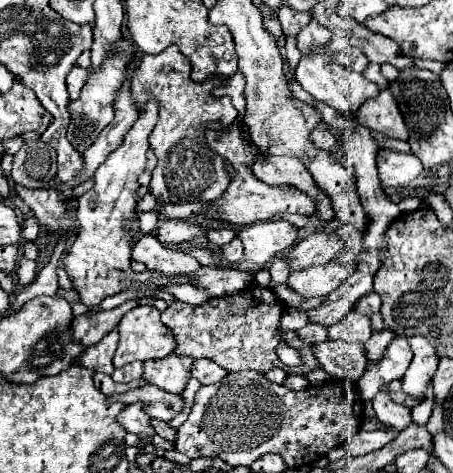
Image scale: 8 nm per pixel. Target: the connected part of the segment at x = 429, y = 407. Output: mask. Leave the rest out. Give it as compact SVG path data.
M430 381L427 388L425 402L411 409L412 421L419 425L426 425L433 410L433 384Z

